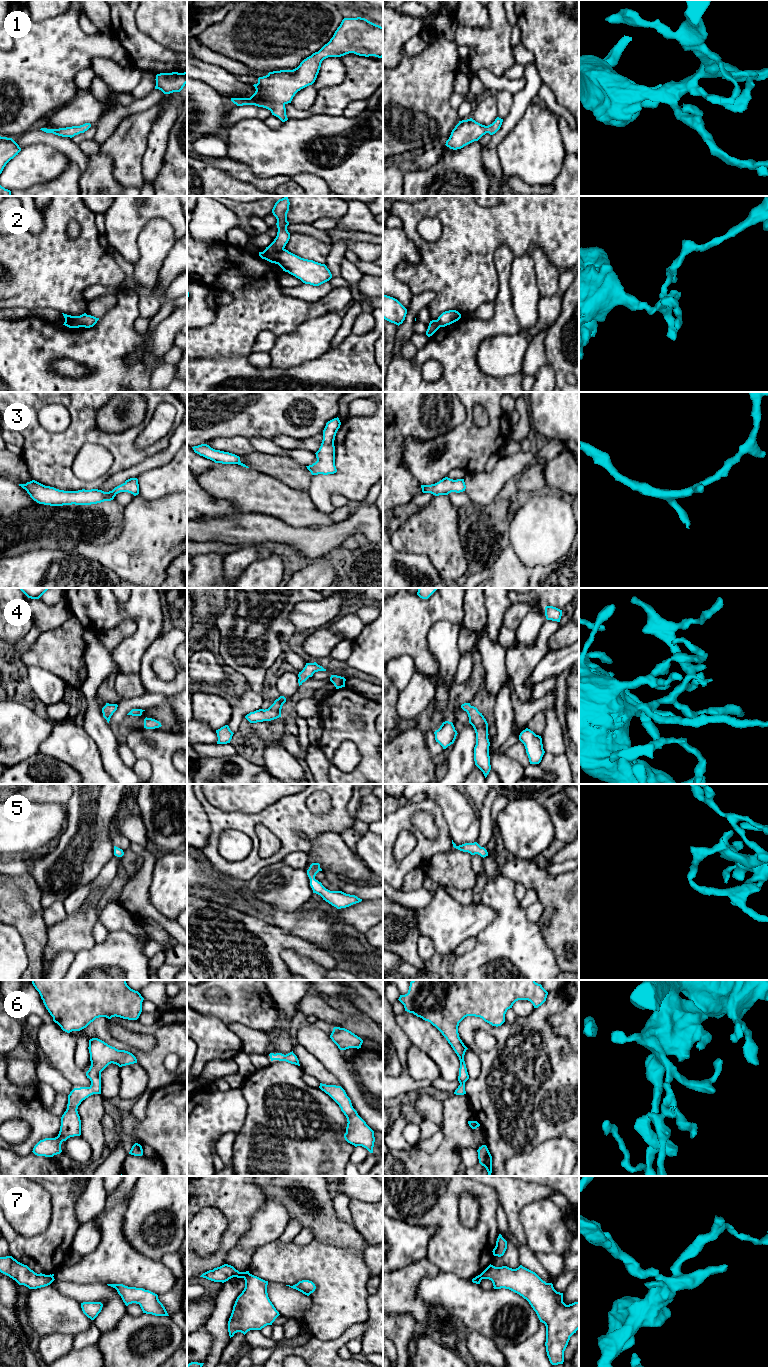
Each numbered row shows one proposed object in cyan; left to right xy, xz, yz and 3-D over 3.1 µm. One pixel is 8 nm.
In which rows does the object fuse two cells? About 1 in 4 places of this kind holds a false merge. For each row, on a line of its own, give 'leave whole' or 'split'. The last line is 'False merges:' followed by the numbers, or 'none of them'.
1: leave whole
2: split
3: leave whole
4: leave whole
5: leave whole
6: leave whole
7: split
False merges: 2, 7

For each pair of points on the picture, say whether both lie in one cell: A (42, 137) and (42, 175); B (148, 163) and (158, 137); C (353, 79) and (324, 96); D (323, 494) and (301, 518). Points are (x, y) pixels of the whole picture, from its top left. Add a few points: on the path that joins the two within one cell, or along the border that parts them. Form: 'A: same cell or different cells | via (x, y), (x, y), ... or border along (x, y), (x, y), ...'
A: different cells | border along (21, 148), (35, 143), (45, 143), (63, 154)
B: same cell | via (153, 157), (157, 143)
C: same cell | via (346, 86), (336, 96), (331, 96)
D: different cells | border along (307, 493), (313, 504), (320, 511), (329, 514)

